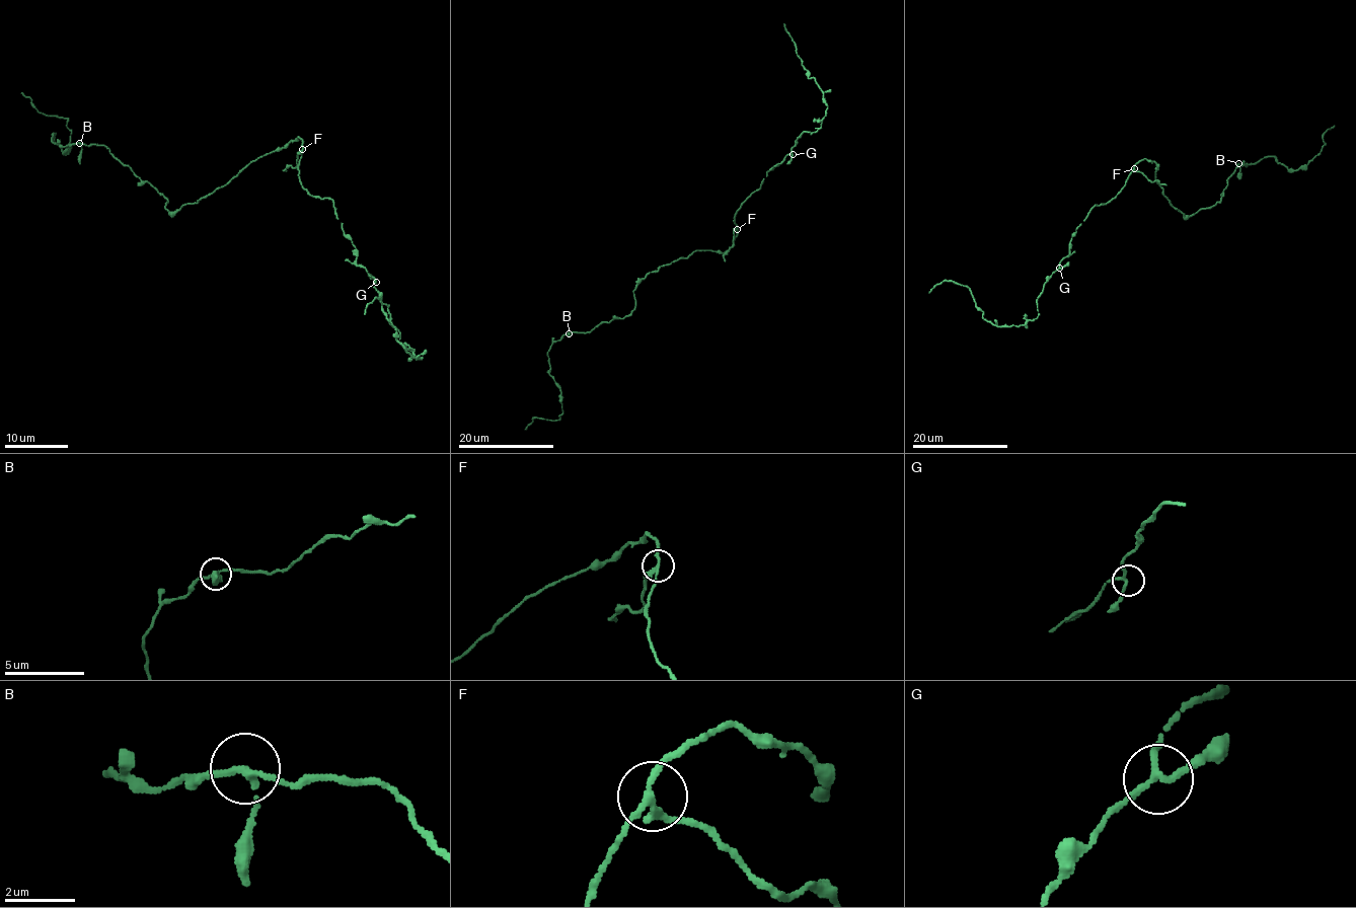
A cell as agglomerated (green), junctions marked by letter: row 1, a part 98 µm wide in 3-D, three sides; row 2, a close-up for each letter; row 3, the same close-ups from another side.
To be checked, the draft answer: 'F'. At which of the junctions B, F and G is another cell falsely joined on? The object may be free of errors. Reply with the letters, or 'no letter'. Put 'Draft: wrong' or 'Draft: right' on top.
Draft: right
F

